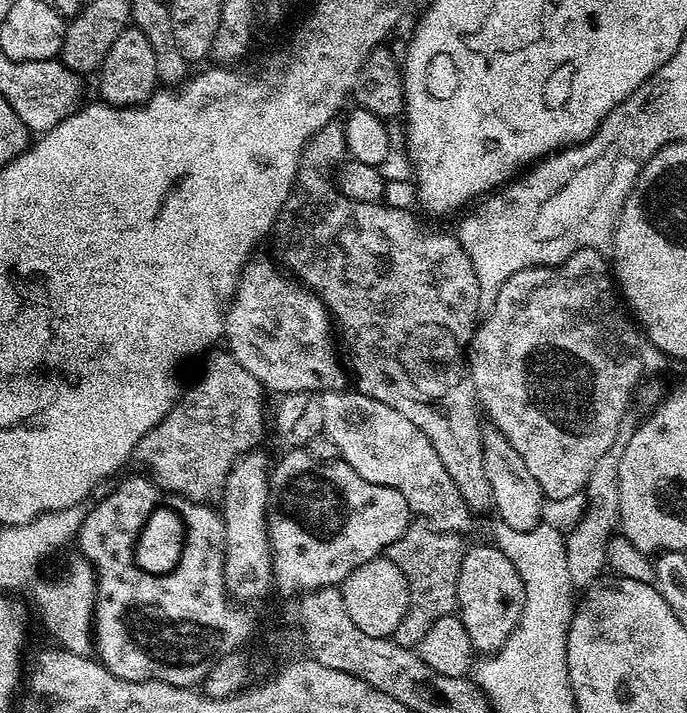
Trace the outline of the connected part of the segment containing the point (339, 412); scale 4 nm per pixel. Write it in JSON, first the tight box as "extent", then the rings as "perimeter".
{"extent":[319,390,474,534],"perimeter":[[[337,390],[319,393],[322,402],[323,432],[338,446],[340,459],[354,471],[362,474],[366,482],[396,488],[406,498],[408,508],[439,532],[465,534],[472,528],[474,513],[466,506],[458,486],[446,474],[434,446],[410,418],[355,390]]]}

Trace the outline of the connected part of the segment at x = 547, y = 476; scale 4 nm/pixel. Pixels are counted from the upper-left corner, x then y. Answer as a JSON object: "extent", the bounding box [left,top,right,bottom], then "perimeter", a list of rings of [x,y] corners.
{"extent":[466,248,644,499],"perimeter":[[[583,248],[570,254],[570,258],[566,258],[560,264],[539,264],[537,268],[518,270],[516,274],[510,274],[506,282],[502,282],[496,299],[492,301],[487,312],[488,317],[485,320],[483,317],[477,323],[476,331],[472,333],[472,343],[466,352],[468,368],[472,372],[472,381],[476,387],[476,398],[483,415],[488,415],[487,419],[504,435],[506,442],[510,442],[510,446],[518,450],[518,455],[526,462],[530,474],[534,474],[547,499],[570,498],[570,494],[584,492],[594,462],[601,458],[610,446],[614,446],[623,418],[630,411],[628,403],[632,400],[632,391],[644,372],[644,361],[640,358],[642,332],[618,291],[614,273],[605,253],[593,248]]]}

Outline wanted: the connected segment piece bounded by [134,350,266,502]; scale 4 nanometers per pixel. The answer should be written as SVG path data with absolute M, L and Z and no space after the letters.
M209 351L203 357L204 373L200 380L183 389L170 414L166 414L166 418L162 418L162 422L158 422L158 426L154 426L154 430L150 430L142 442L138 442L134 453L135 463L140 463L145 468L141 469L160 487L167 492L176 492L187 500L215 501L215 496L217 499L223 493L226 478L237 460L253 451L264 436L264 385L254 378L254 374L250 374L250 370L246 370L246 366L238 366L231 352L216 351Z

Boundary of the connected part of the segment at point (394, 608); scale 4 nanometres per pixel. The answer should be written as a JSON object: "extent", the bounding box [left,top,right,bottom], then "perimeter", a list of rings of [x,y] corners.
{"extent":[342,555,410,638],"perimeter":[[[387,555],[375,556],[370,562],[362,562],[358,570],[354,570],[344,579],[342,585],[346,614],[362,630],[362,634],[370,634],[370,638],[389,638],[398,630],[398,622],[406,618],[406,610],[410,602],[410,590],[402,570],[388,560]]]}

